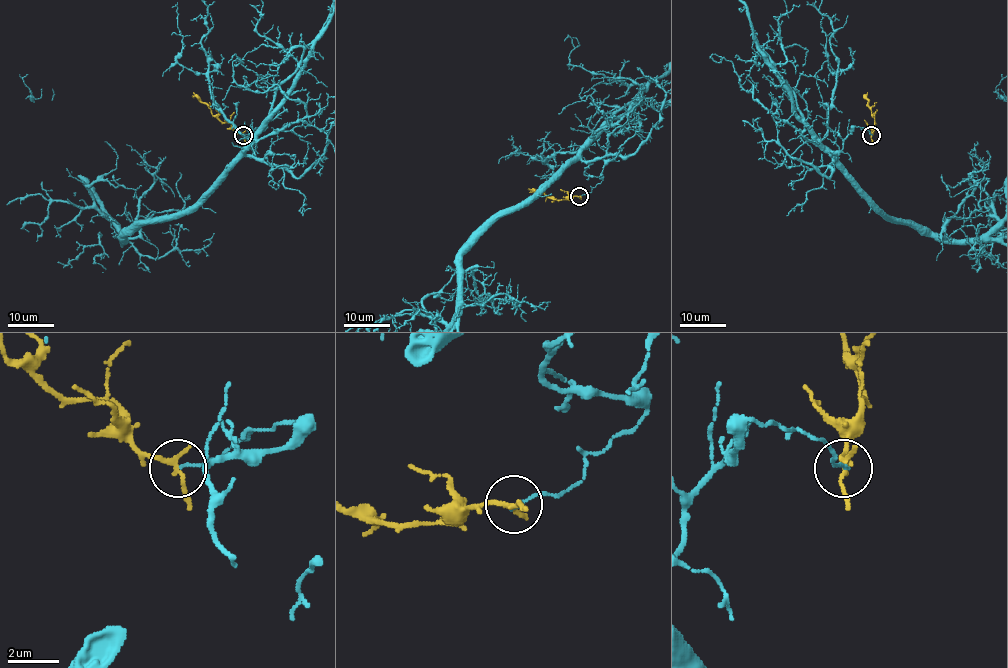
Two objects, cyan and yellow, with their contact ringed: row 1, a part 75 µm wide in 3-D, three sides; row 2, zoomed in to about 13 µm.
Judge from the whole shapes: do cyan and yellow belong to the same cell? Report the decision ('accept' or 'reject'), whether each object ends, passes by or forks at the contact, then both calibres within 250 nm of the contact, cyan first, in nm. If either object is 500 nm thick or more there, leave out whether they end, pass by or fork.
reject; cyan ends; yellow passes by; calibres 110 and 190 nm

